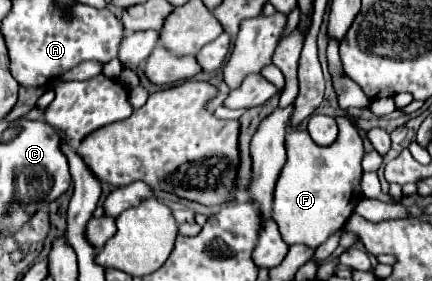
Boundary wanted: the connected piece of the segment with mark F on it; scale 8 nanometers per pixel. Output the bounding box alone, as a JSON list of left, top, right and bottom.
[272,116,362,248]

